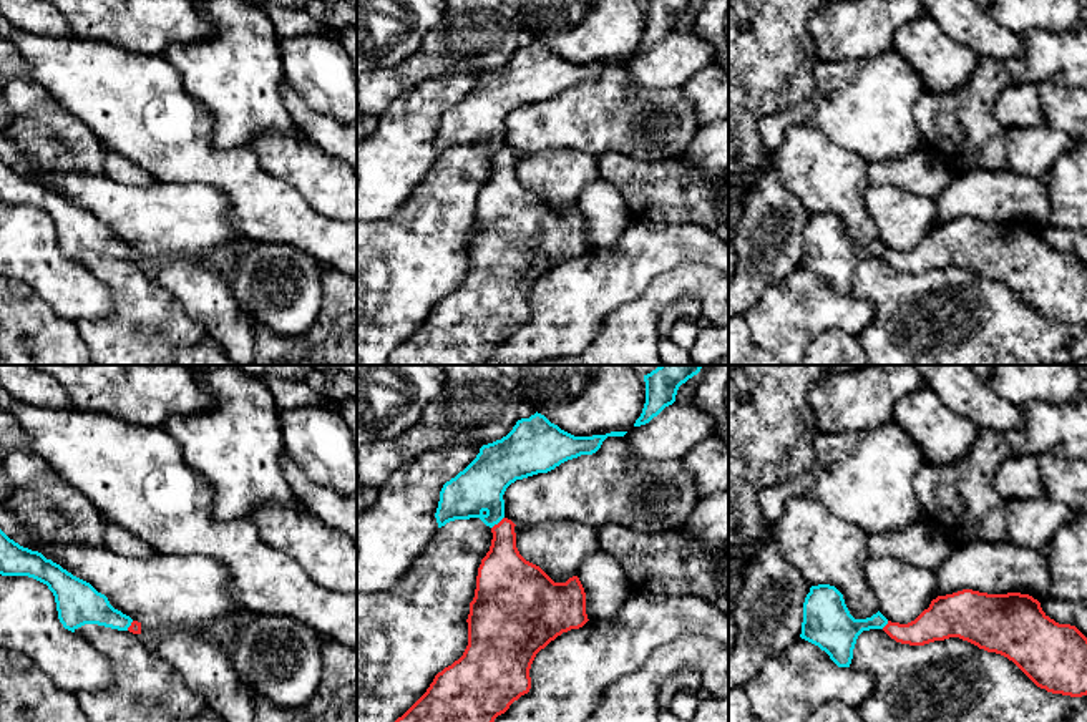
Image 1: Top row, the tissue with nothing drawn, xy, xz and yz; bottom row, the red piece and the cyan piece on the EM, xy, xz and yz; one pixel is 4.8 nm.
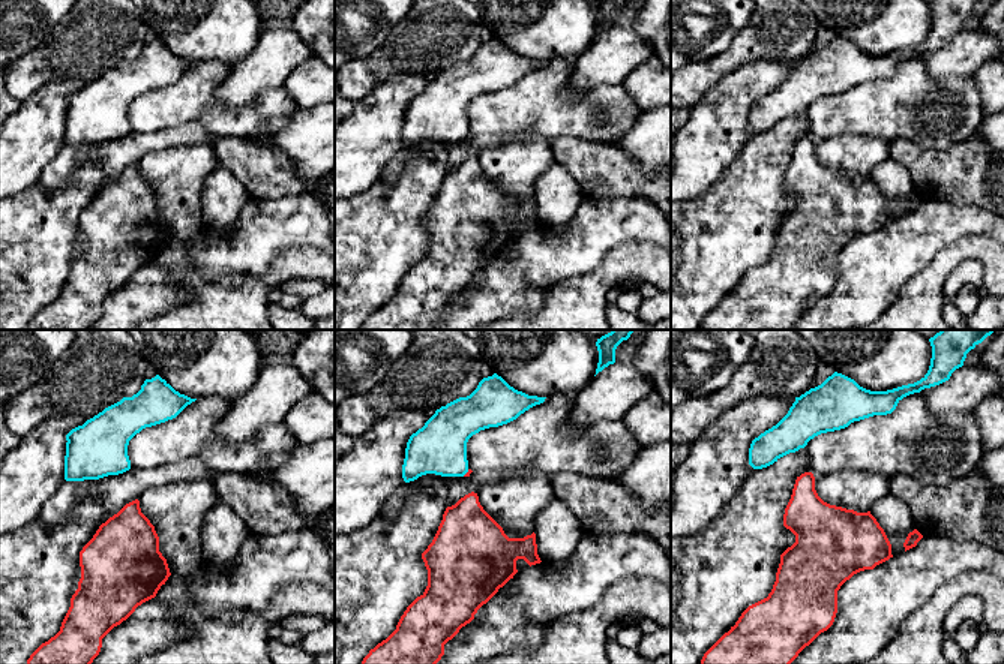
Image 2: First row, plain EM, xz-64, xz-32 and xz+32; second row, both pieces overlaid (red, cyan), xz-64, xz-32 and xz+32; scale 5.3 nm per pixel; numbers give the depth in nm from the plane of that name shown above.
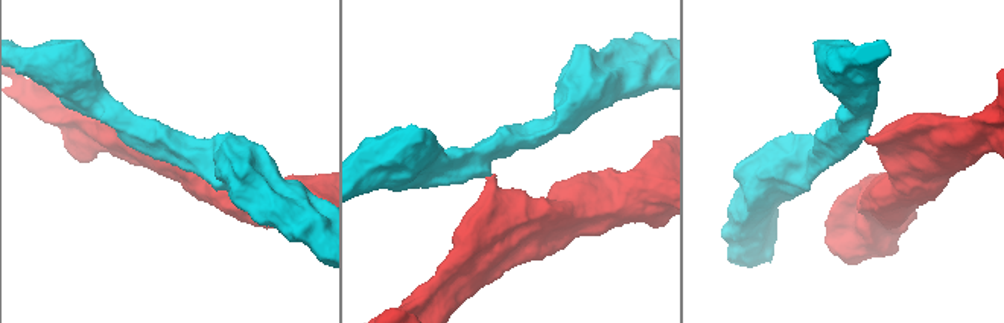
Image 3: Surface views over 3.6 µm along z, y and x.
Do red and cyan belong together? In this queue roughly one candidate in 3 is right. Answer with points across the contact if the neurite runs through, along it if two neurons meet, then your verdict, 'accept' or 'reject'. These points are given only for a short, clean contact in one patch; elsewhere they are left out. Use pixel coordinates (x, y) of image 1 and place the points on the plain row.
border along xz (503, 145), (492, 156); reject

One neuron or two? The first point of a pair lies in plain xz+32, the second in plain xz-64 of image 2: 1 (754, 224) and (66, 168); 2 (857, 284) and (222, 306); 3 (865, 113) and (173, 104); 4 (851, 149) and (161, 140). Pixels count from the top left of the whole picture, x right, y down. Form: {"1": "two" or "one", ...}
{"1": "two", "2": "two", "3": "one", "4": "two"}

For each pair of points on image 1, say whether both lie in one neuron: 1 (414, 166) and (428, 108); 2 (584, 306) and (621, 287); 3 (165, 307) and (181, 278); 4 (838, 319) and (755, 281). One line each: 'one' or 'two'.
1: one
2: one
3: two
4: two

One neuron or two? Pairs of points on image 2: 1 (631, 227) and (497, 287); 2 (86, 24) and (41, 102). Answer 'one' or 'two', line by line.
1: one
2: two

